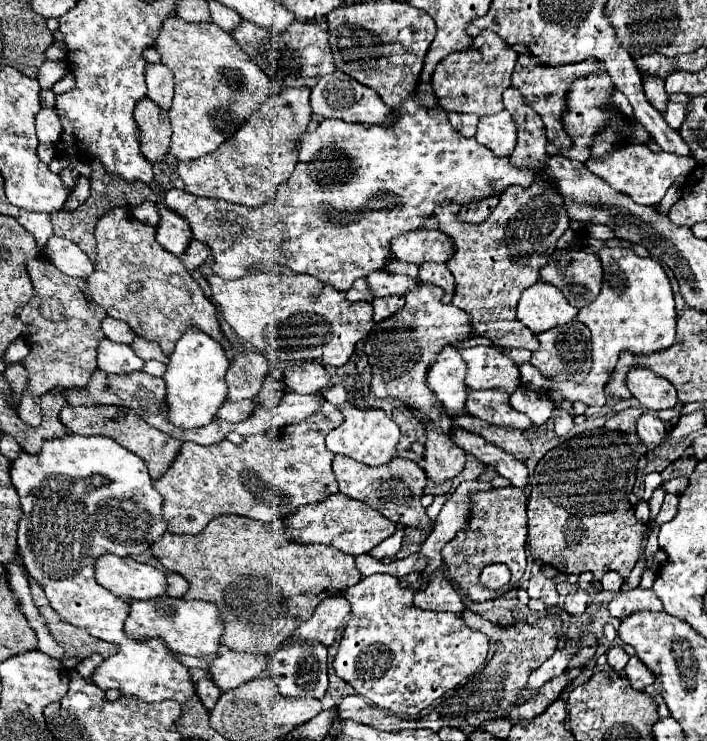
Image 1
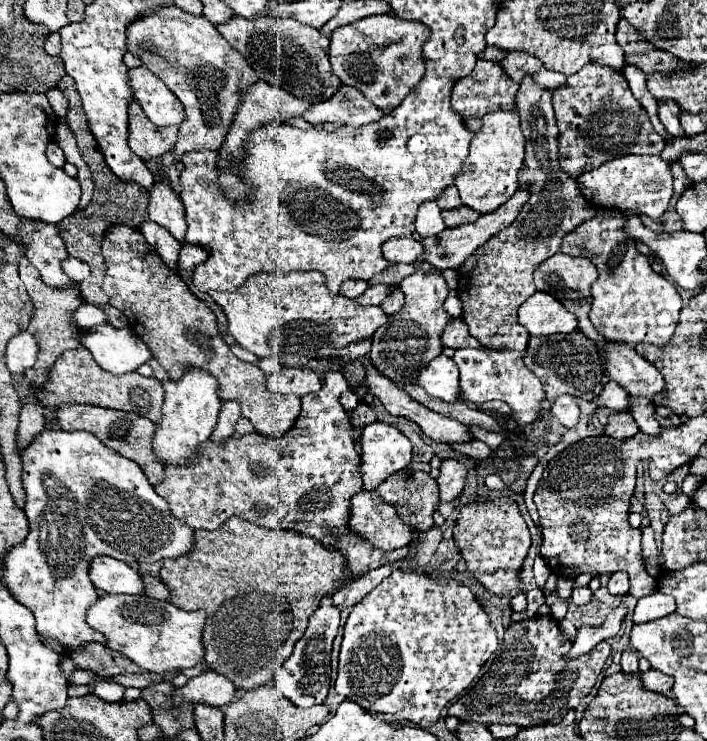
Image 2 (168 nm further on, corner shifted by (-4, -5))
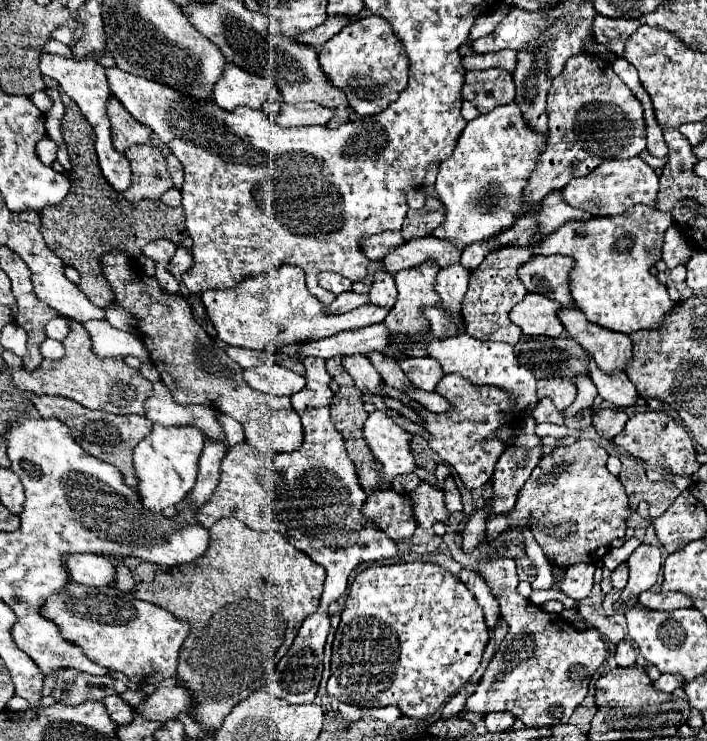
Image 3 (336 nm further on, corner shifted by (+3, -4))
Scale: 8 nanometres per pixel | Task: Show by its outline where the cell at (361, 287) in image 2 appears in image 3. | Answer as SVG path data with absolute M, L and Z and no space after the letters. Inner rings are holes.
M323 271L319 277L317 277L319 285L327 291L333 291L335 295L343 293L343 291L349 291L351 289L351 281L339 273L333 273L333 271Z

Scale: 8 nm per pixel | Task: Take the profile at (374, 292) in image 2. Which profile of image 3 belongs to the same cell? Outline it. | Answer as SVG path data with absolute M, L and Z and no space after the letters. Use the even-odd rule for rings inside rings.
M347 291L347 293L337 295L337 299L335 299L331 305L325 307L325 313L335 313L335 315L339 315L339 313L347 313L347 311L351 311L351 309L355 309L355 307L361 307L361 305L365 305L365 303L369 303L369 295L359 295L359 293Z

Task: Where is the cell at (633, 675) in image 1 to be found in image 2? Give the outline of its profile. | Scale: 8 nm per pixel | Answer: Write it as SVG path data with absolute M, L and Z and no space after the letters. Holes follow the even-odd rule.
M646 670L646 672L640 672L638 676L640 676L640 682L642 682L642 686L644 686L646 690L650 690L650 692L660 692L660 694L668 692L668 690L672 688L672 682L674 682L672 676L664 676L664 674L658 672L658 670Z

